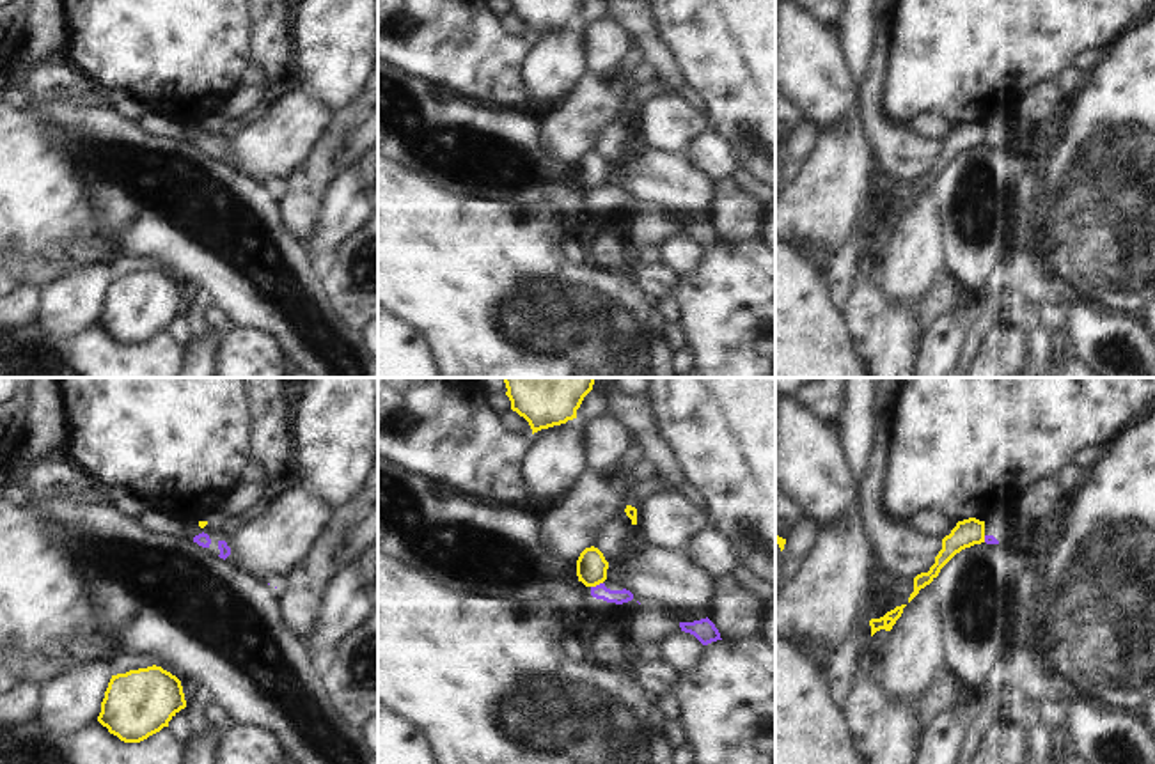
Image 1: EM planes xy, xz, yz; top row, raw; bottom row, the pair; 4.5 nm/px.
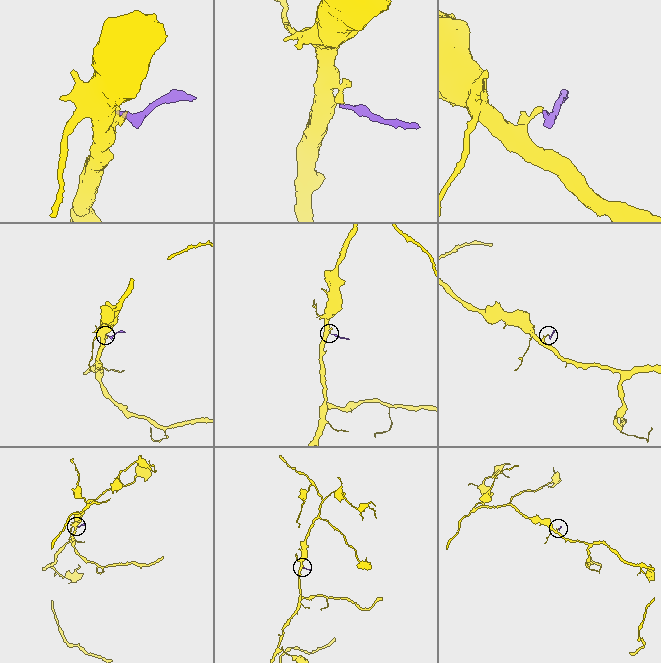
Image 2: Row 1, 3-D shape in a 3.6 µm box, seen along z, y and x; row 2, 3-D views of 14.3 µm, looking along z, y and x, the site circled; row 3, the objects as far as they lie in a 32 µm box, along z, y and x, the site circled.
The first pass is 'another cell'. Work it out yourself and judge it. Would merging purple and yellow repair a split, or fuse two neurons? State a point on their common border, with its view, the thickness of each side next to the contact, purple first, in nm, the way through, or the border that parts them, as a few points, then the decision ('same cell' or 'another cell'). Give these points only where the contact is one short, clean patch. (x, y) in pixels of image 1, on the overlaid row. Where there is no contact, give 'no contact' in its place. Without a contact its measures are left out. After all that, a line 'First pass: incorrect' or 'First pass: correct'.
contact xz (597, 585); calibres 70 and 140 nm; border xz (602, 582), (591, 587); another cell
First pass: correct

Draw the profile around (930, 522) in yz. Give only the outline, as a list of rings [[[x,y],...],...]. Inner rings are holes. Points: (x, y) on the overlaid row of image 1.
[[[924,509],[914,514],[908,525],[924,535],[944,539],[956,523],[939,509]]]

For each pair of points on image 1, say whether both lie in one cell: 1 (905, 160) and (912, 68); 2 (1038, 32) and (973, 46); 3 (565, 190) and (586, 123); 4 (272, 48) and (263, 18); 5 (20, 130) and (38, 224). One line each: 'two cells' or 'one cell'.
1: two cells
2: one cell
3: two cells
4: one cell
5: one cell

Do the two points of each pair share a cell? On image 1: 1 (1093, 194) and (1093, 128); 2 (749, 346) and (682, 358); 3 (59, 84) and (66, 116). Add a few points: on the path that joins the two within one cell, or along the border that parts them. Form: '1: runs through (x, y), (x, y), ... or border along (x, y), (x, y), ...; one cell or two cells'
1: runs through (1093, 178), (1093, 144); one cell
2: border along (683, 346), (694, 358); two cells
3: border along (41, 98), (32, 105); two cells

